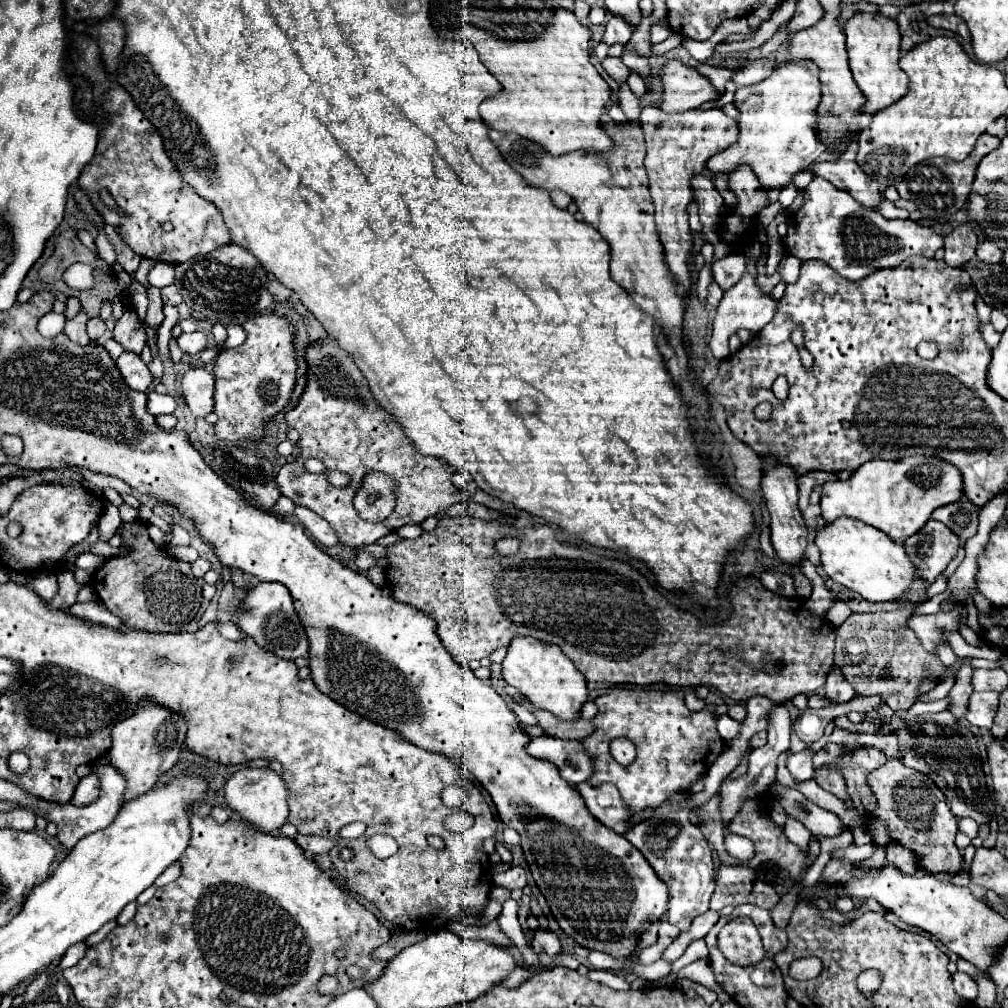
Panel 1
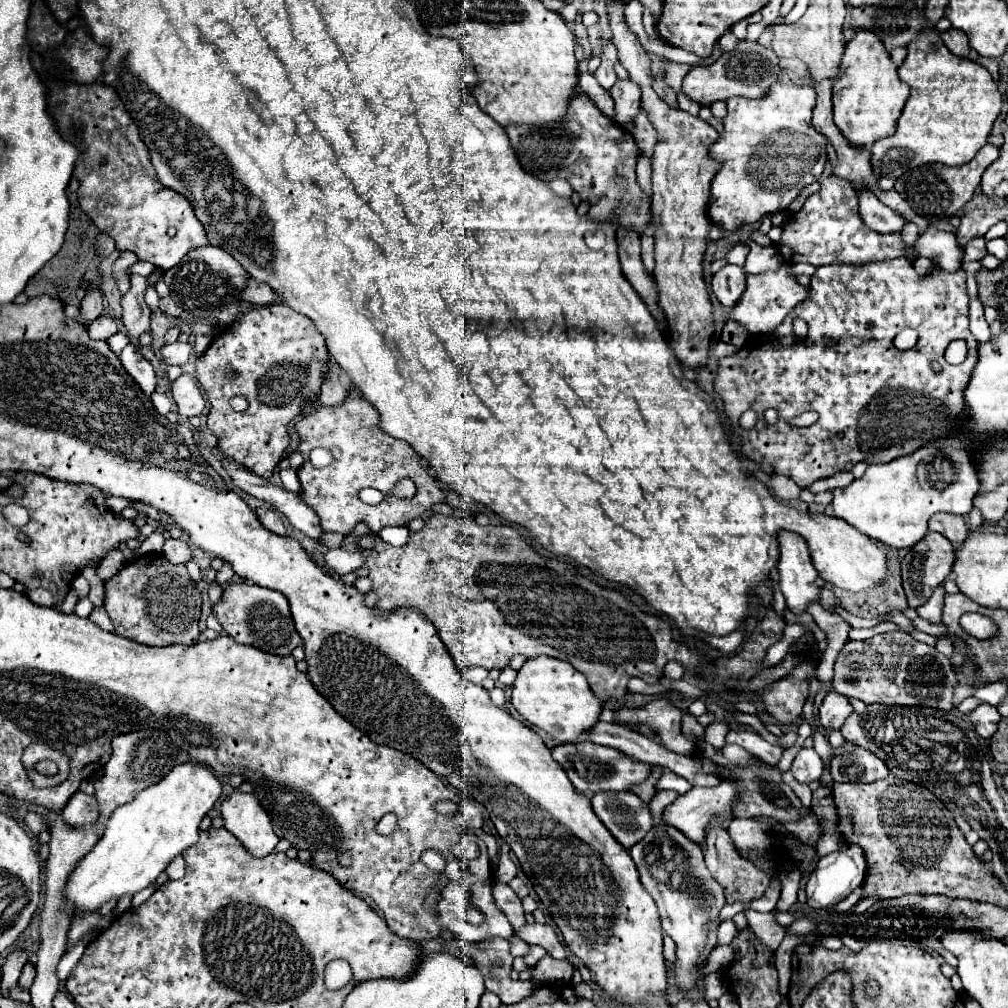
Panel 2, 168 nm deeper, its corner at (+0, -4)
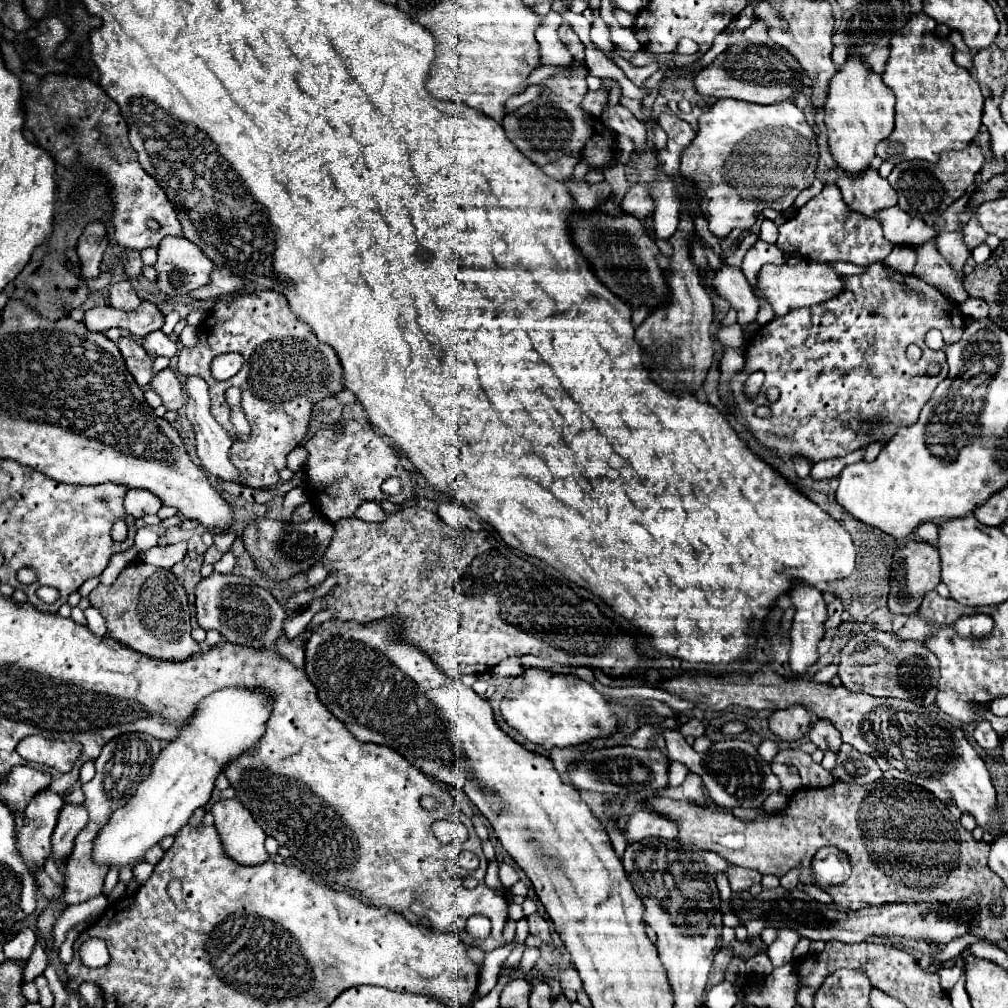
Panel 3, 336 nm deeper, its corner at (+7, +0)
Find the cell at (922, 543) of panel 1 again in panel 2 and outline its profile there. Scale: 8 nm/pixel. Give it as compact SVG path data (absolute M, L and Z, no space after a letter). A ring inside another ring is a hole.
M929 531L921 541L917 541L909 553L905 555L903 563L901 563L901 573L903 573L903 587L909 599L909 607L919 607L923 605L933 589L941 583L945 583L945 579L949 577L951 569L953 569L953 561L955 561L955 549L951 545L951 541L947 537L941 537L939 533Z

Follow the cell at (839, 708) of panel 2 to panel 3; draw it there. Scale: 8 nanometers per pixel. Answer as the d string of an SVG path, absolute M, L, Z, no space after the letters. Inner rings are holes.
M818 721L812 729L810 729L810 741L820 749L820 751L834 751L838 753L842 739L840 733L834 729L834 725L830 721Z

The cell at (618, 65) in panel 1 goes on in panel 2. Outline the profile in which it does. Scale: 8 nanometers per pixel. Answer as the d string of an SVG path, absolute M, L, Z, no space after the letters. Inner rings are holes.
M617 79L617 83L611 87L611 97L615 101L615 121L627 123L633 121L639 107L641 107L641 89L629 81L629 79Z

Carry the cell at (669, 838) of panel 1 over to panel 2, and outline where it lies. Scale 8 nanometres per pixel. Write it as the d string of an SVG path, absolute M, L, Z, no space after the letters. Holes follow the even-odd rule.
M653 825L645 839L629 849L641 883L655 899L663 931L675 941L677 945L677 963L675 963L675 981L679 989L689 989L697 983L697 965L707 959L707 937L713 925L717 925L719 909L725 905L721 885L711 877L703 847L689 841L679 829L669 825Z

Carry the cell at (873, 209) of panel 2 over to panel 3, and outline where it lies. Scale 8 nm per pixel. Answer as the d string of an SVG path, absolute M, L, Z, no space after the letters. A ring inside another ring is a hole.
M890 207L880 211L878 221L882 223L884 237L892 245L920 247L938 237L938 231L934 227L928 227L924 221L920 221L920 217L912 217L900 207Z

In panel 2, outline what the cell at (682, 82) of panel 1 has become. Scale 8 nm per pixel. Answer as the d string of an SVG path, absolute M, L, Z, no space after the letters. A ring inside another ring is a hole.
M741 41L733 53L723 53L713 65L693 67L683 79L683 93L699 105L711 105L717 99L729 97L763 97L773 81L779 81L779 59L771 49L757 43Z

